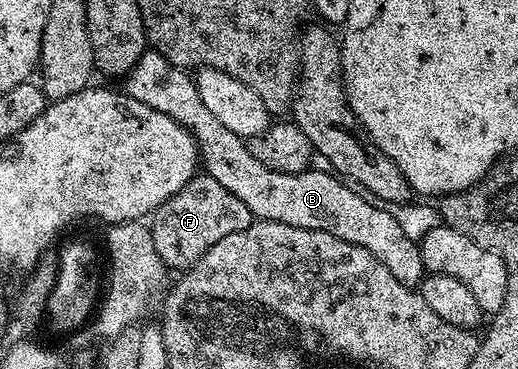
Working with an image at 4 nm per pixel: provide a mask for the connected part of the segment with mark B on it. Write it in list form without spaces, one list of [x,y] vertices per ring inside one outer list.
[[[148,49],[127,75],[126,83],[126,93],[131,99],[158,113],[166,113],[166,117],[178,121],[178,125],[191,133],[196,140],[203,170],[214,177],[222,189],[230,189],[230,193],[234,193],[234,197],[238,197],[238,201],[242,201],[242,205],[246,205],[257,220],[278,221],[350,241],[382,261],[382,265],[386,265],[386,269],[390,269],[390,273],[394,273],[394,277],[398,277],[398,281],[407,287],[415,288],[424,278],[426,272],[417,240],[404,236],[402,225],[394,221],[391,210],[377,205],[371,198],[337,178],[331,170],[320,172],[309,169],[291,175],[266,169],[266,165],[250,153],[247,142],[226,129],[206,109],[199,97],[195,78],[185,68],[176,67],[162,53]]]

